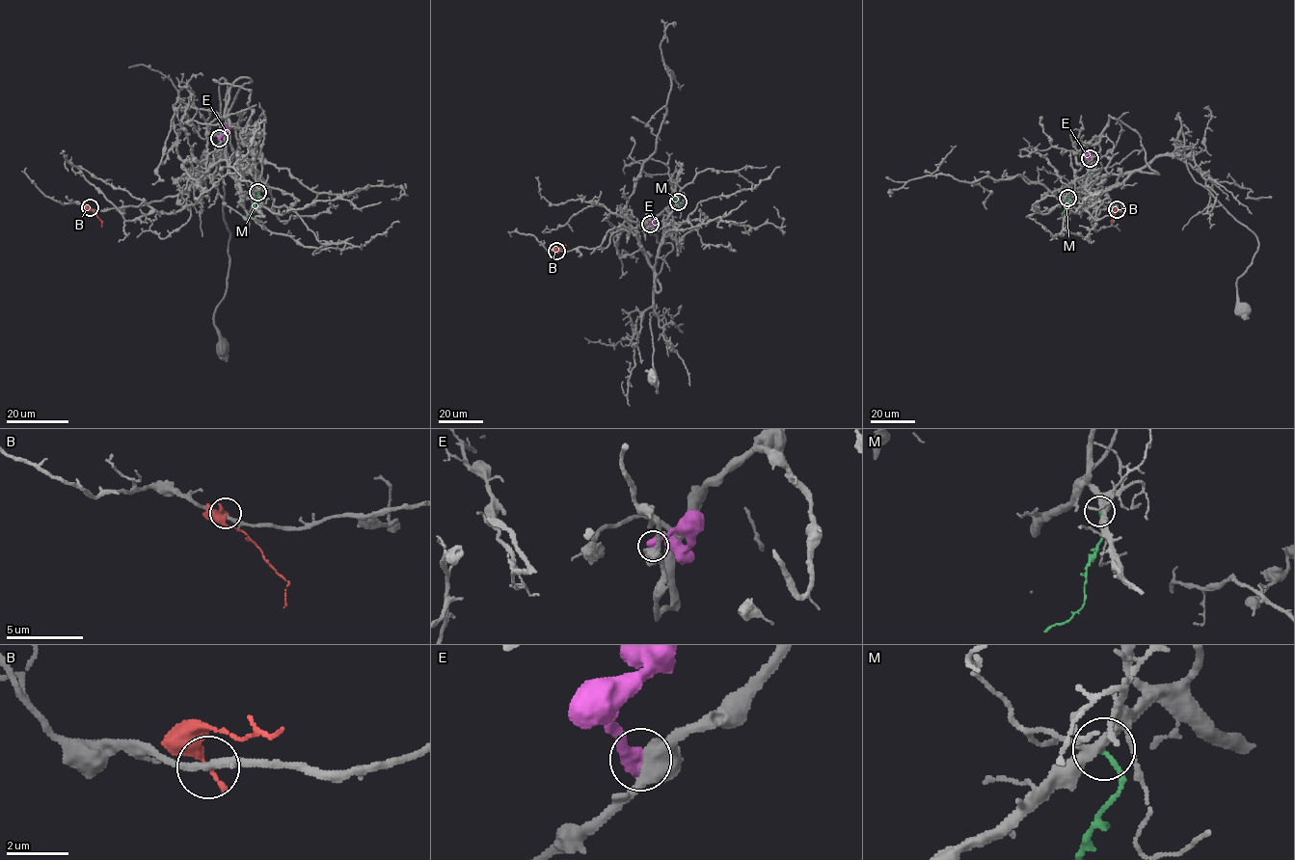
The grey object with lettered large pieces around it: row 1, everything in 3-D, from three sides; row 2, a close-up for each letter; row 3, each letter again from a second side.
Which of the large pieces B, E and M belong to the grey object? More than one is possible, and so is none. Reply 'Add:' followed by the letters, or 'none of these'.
Add: none of these

